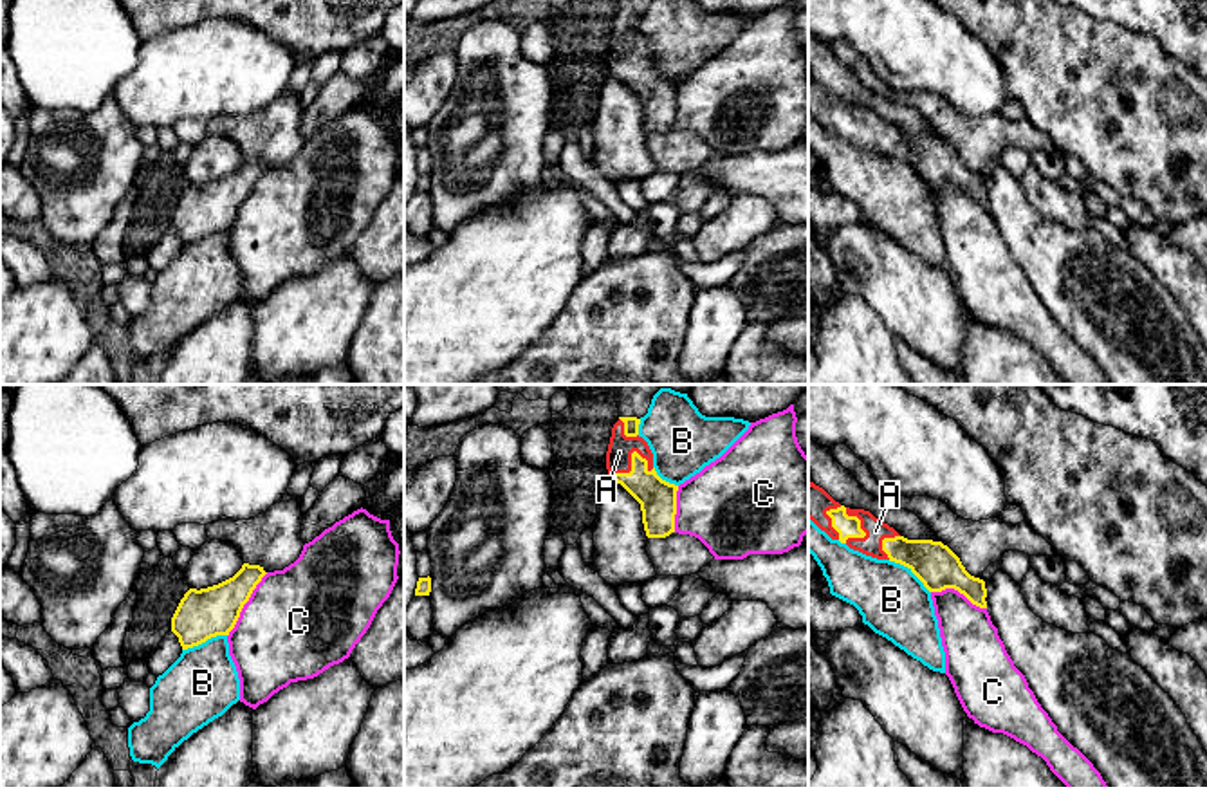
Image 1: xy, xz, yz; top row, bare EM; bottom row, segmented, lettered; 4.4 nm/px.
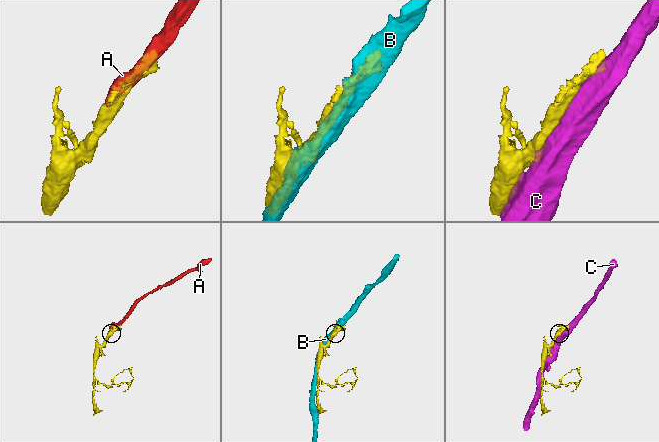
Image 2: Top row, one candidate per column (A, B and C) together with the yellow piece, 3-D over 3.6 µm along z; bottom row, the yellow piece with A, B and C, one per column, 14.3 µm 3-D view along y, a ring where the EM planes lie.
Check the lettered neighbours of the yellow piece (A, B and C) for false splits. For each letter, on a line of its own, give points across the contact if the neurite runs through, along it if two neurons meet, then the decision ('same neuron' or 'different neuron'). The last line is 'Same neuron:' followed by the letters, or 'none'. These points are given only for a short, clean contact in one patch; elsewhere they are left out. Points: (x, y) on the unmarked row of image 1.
A: same neuron
B: different neuron
C: different neuron
Same neuron: A

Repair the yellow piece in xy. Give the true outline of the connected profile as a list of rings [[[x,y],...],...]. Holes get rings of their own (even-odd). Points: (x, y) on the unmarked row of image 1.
[[[244,159],[233,173],[218,181],[189,184],[171,213],[171,227],[179,233],[182,245],[217,231],[229,231],[265,170],[263,162]]]

